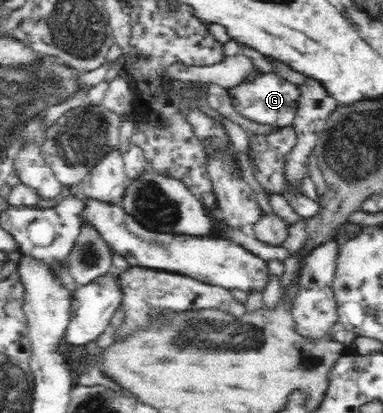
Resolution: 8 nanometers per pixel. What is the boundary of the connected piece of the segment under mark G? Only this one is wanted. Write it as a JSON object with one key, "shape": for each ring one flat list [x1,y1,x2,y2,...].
{"shape":[[273,72,262,74,253,82,240,84,230,93,233,106,240,115,250,121,278,129,291,126,294,122,299,110,300,96,301,91,298,85,290,84,288,80,280,78]]}

